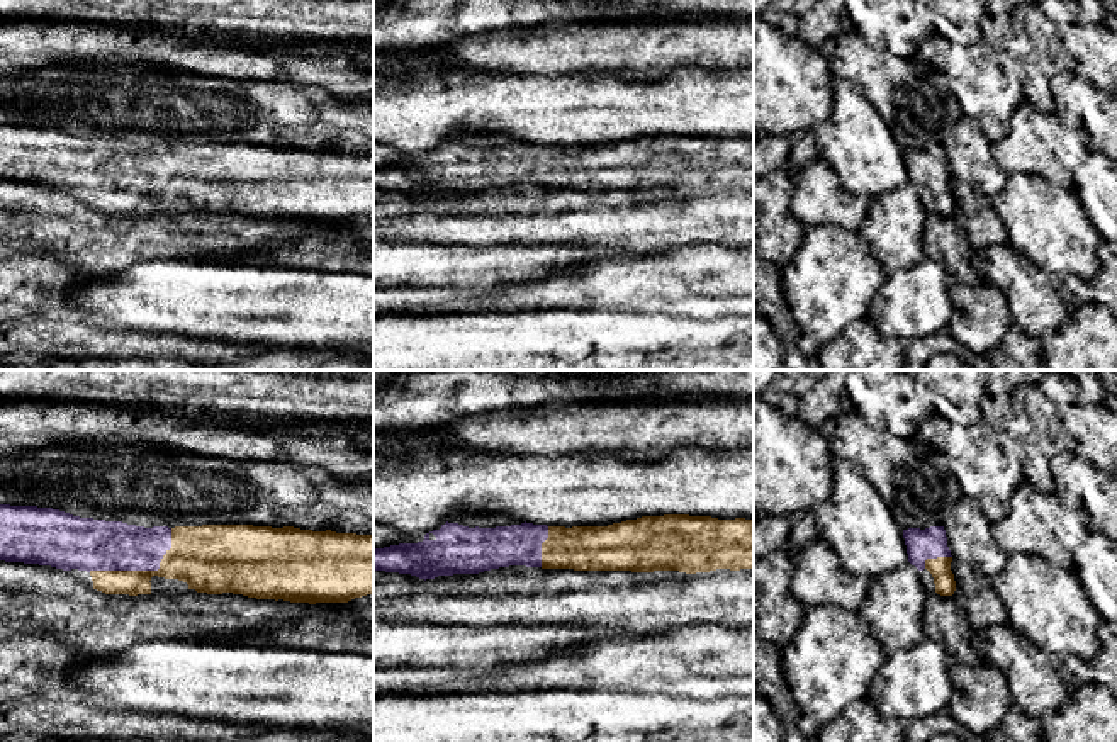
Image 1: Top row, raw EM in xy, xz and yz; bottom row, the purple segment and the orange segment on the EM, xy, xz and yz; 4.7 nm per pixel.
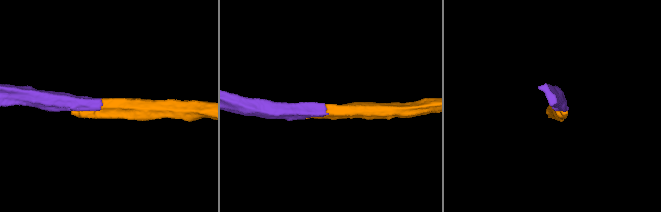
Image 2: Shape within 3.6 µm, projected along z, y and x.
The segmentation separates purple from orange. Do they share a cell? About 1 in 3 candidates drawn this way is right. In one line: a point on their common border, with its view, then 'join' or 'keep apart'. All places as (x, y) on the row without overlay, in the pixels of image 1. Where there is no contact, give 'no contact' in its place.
xy (143, 189) | join

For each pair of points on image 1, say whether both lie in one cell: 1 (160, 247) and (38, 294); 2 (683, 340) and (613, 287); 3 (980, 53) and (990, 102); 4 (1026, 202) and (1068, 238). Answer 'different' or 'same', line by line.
1: different
2: different
3: same
4: same

